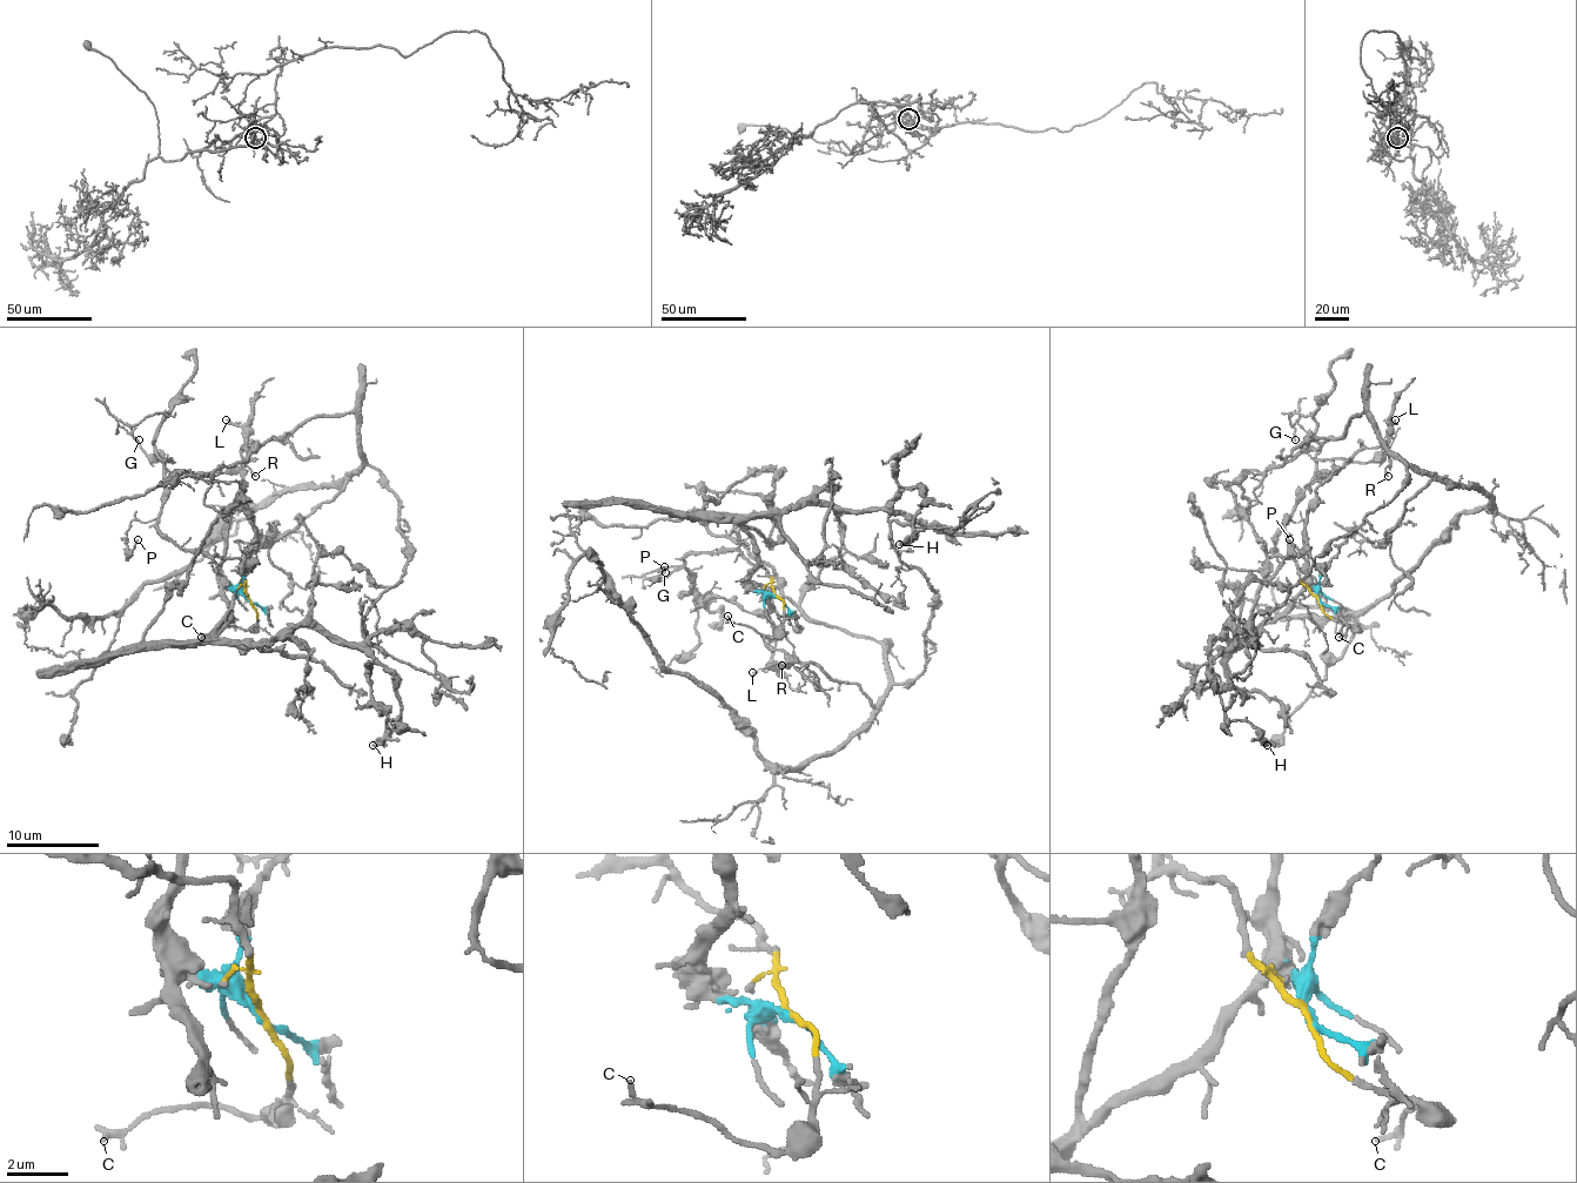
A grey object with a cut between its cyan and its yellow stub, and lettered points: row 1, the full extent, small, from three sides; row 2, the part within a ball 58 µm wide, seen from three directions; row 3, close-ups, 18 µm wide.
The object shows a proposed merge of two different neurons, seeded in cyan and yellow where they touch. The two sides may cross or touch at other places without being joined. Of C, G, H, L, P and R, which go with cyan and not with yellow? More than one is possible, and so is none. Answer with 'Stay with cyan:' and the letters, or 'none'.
Stay with cyan: H, L, R

